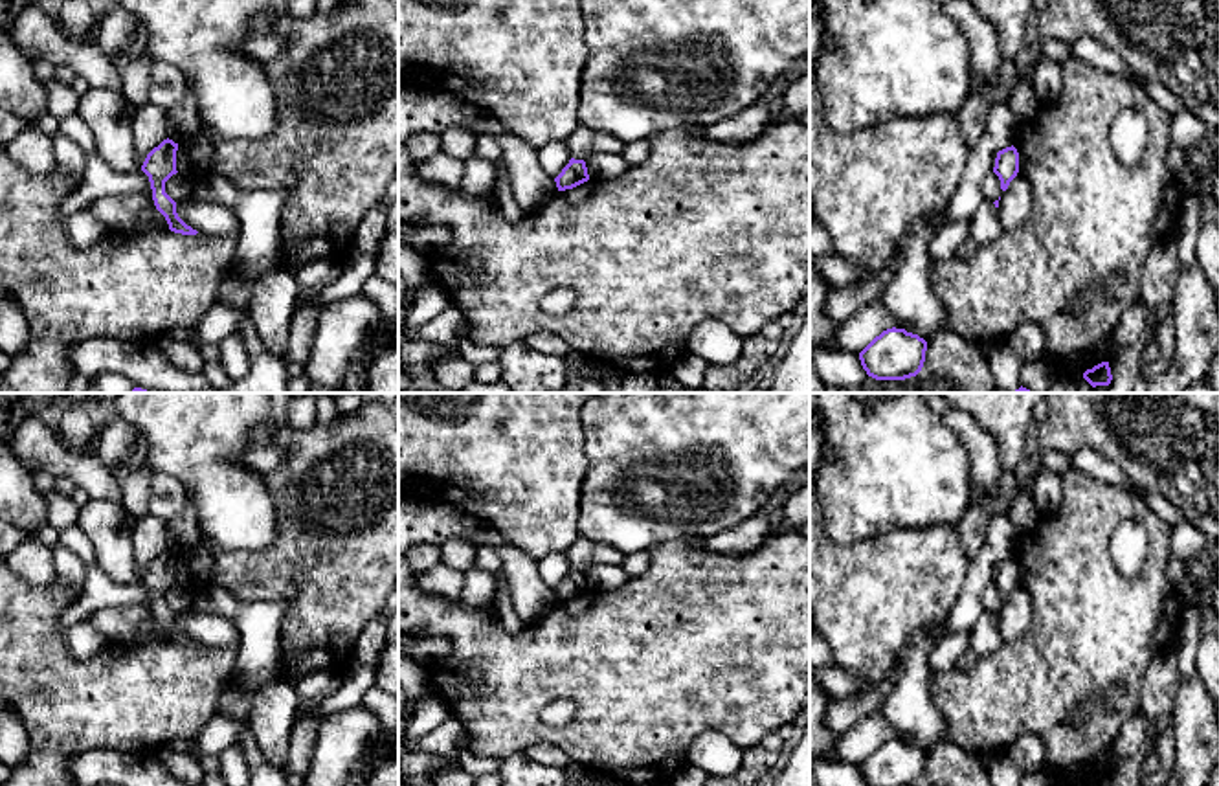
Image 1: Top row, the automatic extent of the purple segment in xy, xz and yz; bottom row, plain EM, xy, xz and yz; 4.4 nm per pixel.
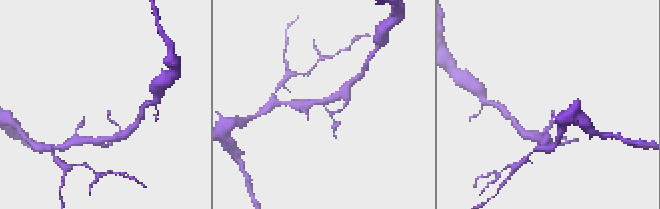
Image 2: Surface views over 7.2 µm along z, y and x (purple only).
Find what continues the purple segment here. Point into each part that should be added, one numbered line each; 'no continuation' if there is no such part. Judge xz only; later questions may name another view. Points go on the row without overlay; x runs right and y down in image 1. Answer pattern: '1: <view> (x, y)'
no continuation

